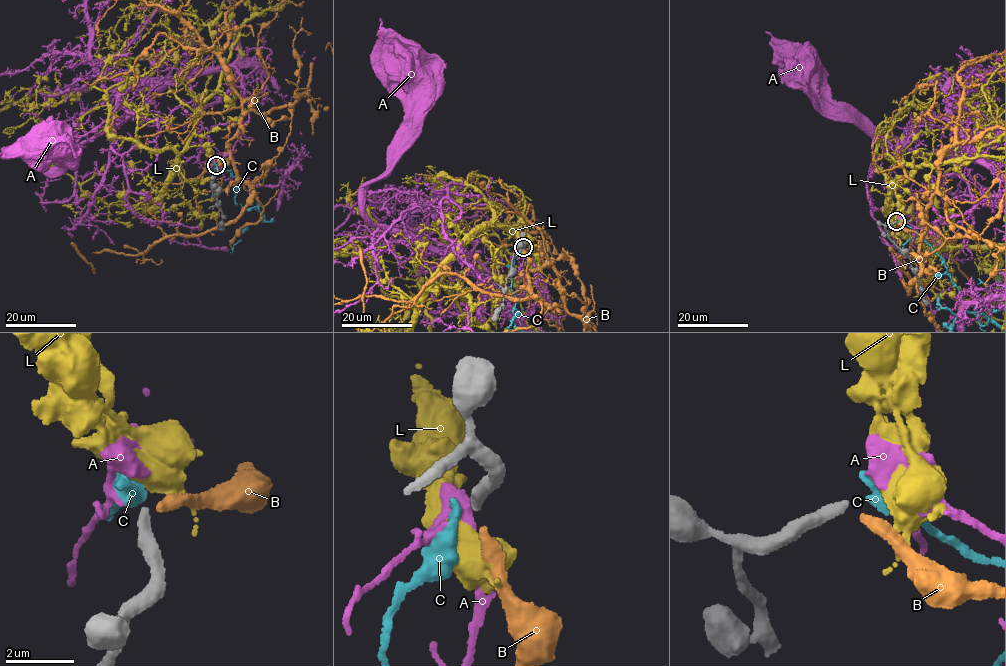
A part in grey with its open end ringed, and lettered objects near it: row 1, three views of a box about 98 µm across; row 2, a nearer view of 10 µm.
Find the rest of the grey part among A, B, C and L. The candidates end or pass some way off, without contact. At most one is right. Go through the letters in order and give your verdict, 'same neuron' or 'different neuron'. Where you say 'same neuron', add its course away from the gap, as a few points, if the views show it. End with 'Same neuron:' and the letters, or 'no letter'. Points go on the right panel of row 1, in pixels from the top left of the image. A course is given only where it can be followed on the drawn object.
A: different neuron
B: different neuron
C: different neuron
L: different neuron
Same neuron: no letter

